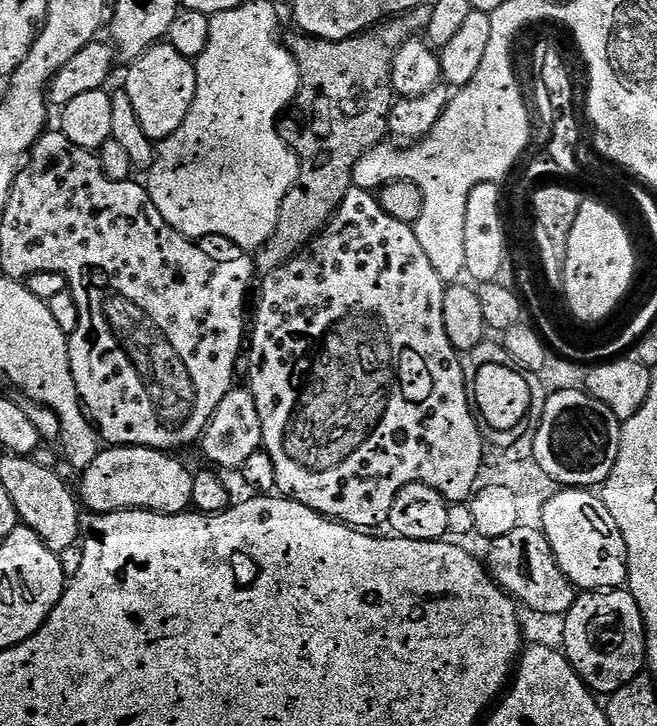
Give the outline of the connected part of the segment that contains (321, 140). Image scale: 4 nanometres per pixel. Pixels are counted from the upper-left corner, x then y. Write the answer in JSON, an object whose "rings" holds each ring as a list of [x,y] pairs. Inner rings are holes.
{"rings":[[[389,18],[375,28],[361,32],[359,36],[351,36],[349,40],[319,40],[317,36],[310,36],[299,30],[293,31],[293,36],[286,40],[286,47],[296,59],[300,71],[300,91],[294,101],[295,107],[300,107],[300,128],[292,128],[286,132],[289,148],[300,159],[300,178],[282,202],[276,233],[255,253],[257,273],[267,274],[278,270],[297,252],[307,248],[328,227],[328,221],[335,216],[340,203],[354,187],[354,166],[371,148],[375,148],[389,135],[388,119],[394,103],[394,54],[398,54],[398,50],[407,40],[419,37],[422,32],[416,23],[406,21]]]}

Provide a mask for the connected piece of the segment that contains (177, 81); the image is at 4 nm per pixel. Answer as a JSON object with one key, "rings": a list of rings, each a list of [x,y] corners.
{"rings":[[[167,42],[152,45],[148,51],[131,65],[128,81],[122,84],[130,102],[134,102],[134,114],[142,122],[142,130],[152,141],[159,142],[170,138],[186,122],[196,93],[196,65],[187,60],[174,46]]]}

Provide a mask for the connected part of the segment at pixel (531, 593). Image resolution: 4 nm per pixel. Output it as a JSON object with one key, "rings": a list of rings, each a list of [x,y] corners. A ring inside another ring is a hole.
{"rings":[[[521,526],[503,536],[498,544],[499,547],[512,548],[512,553],[508,556],[510,563],[518,563],[523,552],[524,560],[528,563],[528,569],[525,572],[504,572],[498,576],[500,587],[523,607],[525,604],[530,611],[537,612],[540,616],[557,616],[557,618],[567,616],[576,602],[578,590],[564,577],[563,570],[557,566],[554,550],[544,531],[539,527]]]}

